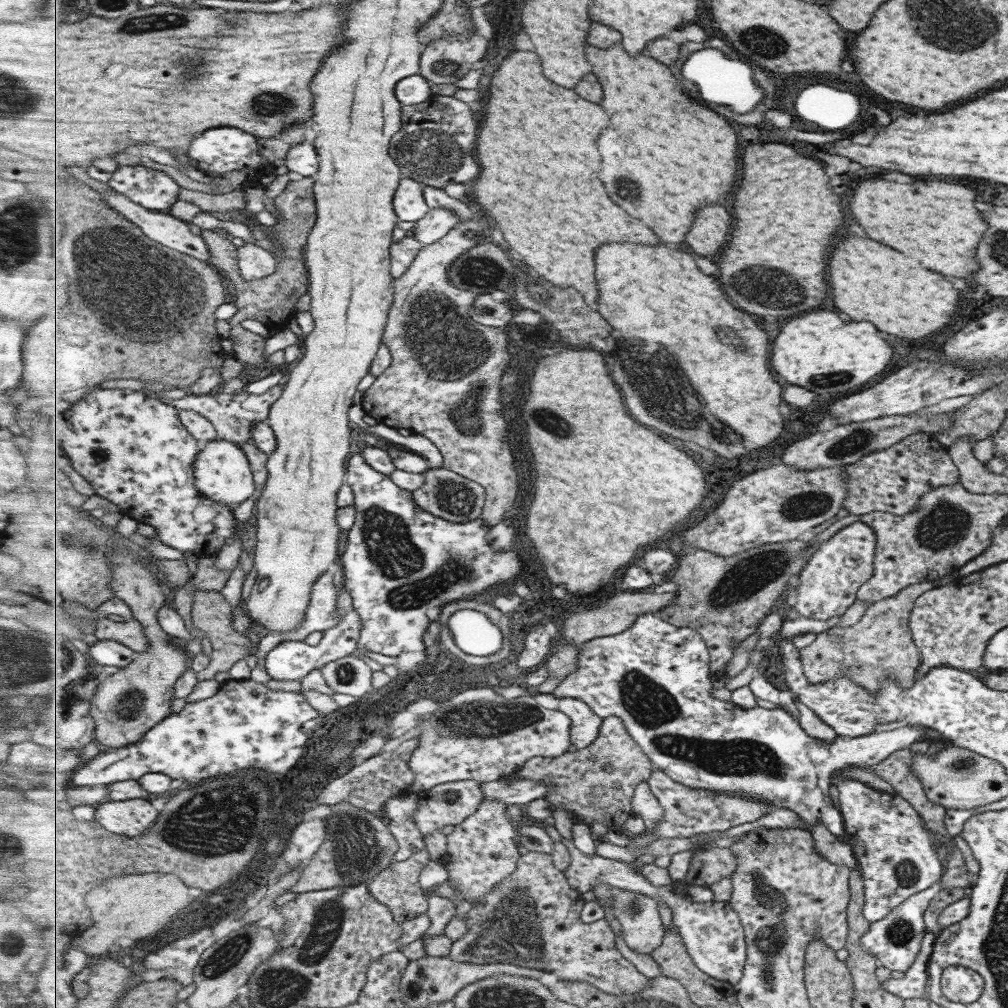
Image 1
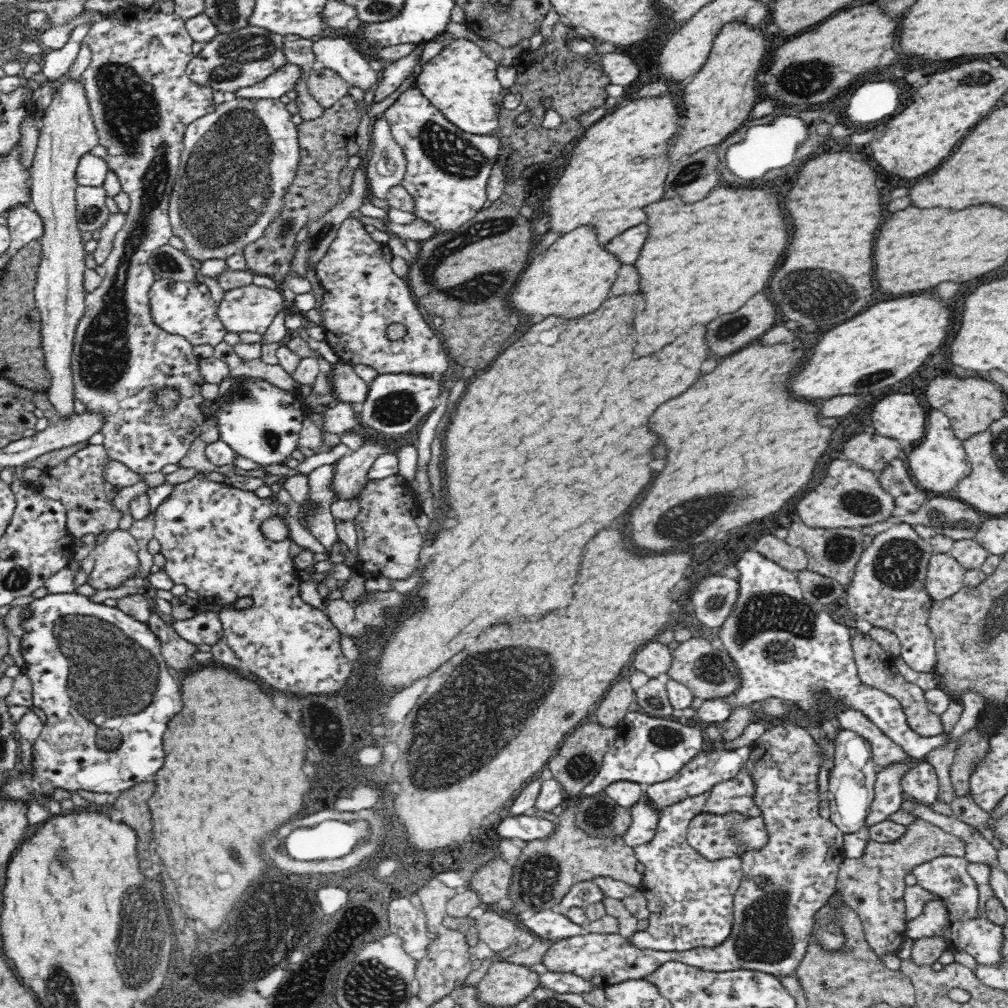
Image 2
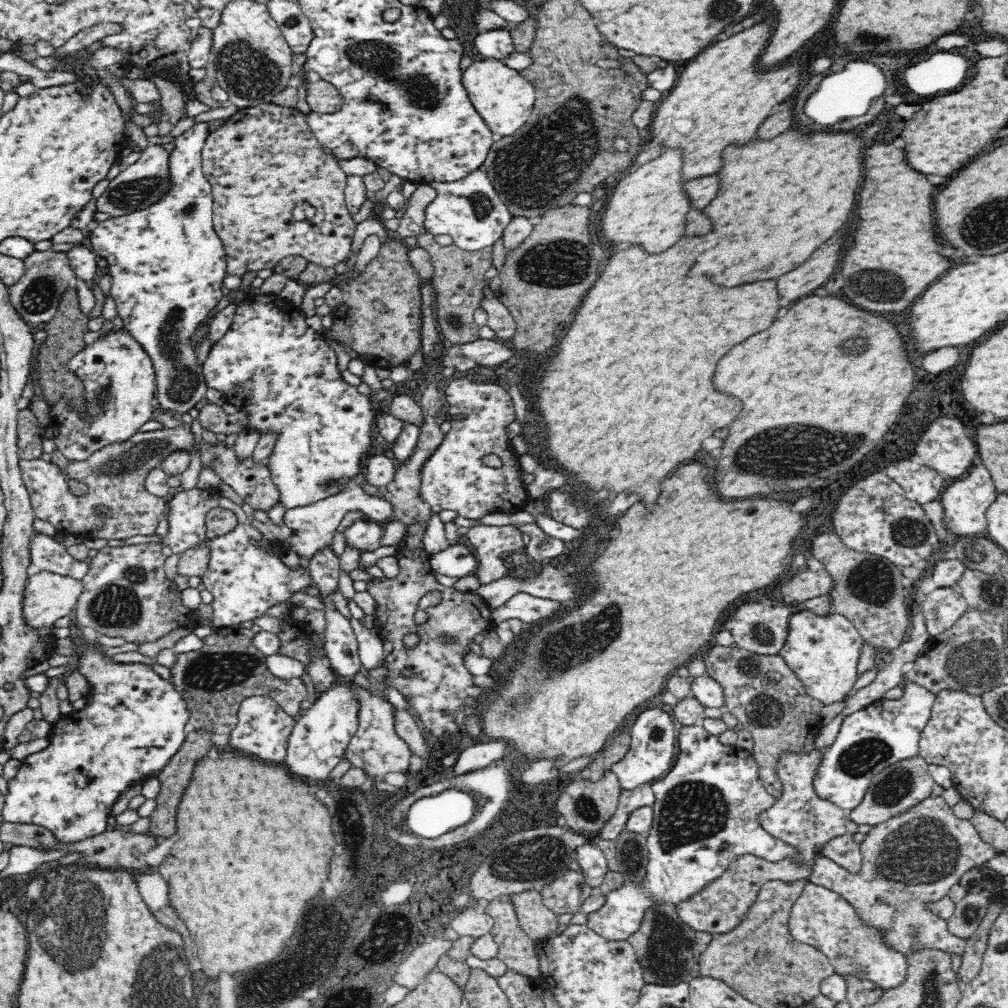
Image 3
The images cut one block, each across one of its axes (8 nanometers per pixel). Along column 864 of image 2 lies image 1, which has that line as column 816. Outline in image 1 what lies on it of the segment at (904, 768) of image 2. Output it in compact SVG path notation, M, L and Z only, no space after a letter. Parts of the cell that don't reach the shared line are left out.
M817 824L812 830L812 835L814 847L822 857L825 857L833 864L845 865L847 868L858 872L858 866L849 845L838 840L821 824Z

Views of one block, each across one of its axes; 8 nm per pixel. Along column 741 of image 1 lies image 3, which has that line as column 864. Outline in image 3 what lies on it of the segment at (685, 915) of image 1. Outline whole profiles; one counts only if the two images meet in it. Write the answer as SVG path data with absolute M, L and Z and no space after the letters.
M808 883L802 896L793 904L789 929L792 936L804 944L821 950L842 976L868 979L883 990L894 988L906 978L906 955L887 942L887 930L867 924L856 909L838 893L813 883Z

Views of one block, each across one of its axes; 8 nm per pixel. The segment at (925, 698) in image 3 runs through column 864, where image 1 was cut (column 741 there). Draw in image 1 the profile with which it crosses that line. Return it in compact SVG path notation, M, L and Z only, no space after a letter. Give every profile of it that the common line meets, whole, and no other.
M645 613L639 615L639 618L627 629L619 634L607 635L593 640L587 641L580 648L580 657L578 658L578 667L569 673L562 683L556 688L553 694L558 697L577 698L586 702L592 707L595 714L601 716L601 718L609 718L610 716L619 716L621 720L628 727L628 731L632 737L637 741L637 745L641 746L641 749L645 750L645 754L649 756L649 759L653 762L659 770L667 773L673 780L679 782L679 784L685 784L693 790L705 790L705 792L719 792L719 794L735 794L735 796L748 796L754 799L761 799L765 804L769 804L771 808L783 810L791 810L801 818L801 822L805 822L805 825L801 829L807 829L811 831L821 824L825 826L832 835L842 835L845 832L845 824L843 814L840 810L835 809L832 806L831 800L829 800L828 788L833 783L833 776L835 773L846 767L857 767L860 769L873 768L881 760L888 758L893 752L906 748L908 745L922 740L924 734L929 730L929 727L901 725L896 727L890 727L886 730L879 730L868 735L851 738L850 740L841 740L839 736L836 736L833 743L825 743L825 741L819 741L816 737L813 737L811 733L805 732L805 729L800 725L800 721L793 720L793 716L783 709L767 709L761 707L755 707L752 709L745 709L740 707L732 700L727 702L725 700L718 700L711 694L713 692L713 676L712 676L712 659L711 652L708 644L705 642L704 637L696 629L681 627L674 625L672 622L667 621L663 617L659 617L657 614Z

